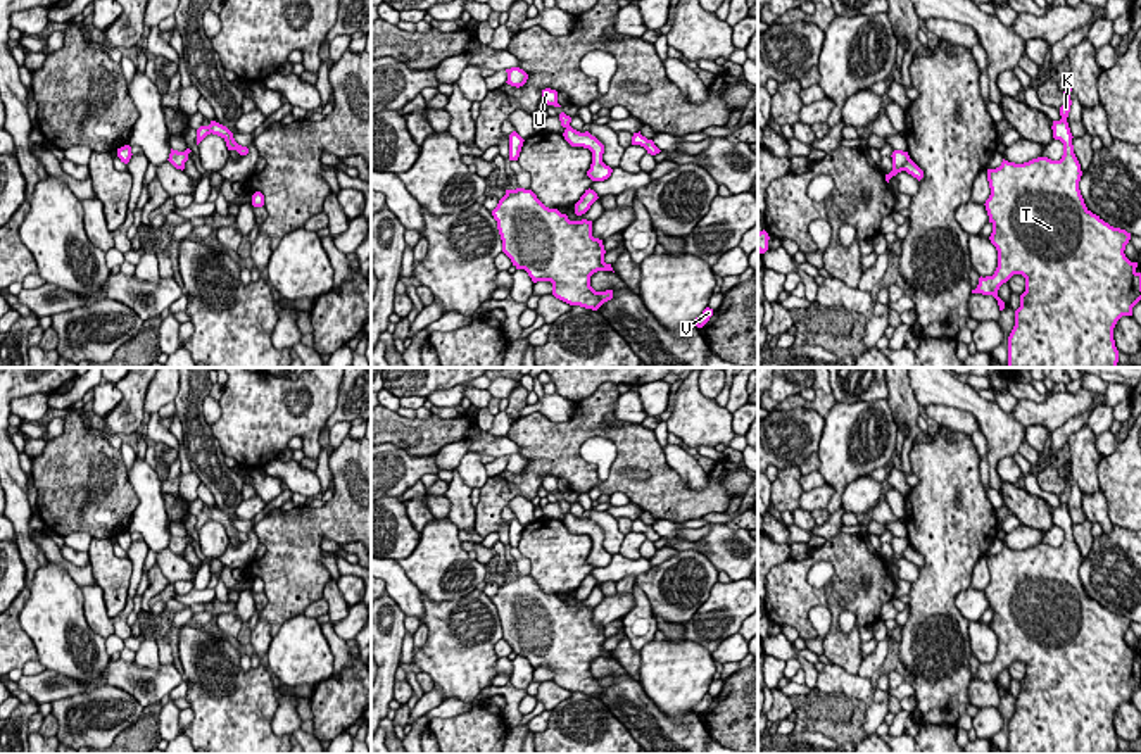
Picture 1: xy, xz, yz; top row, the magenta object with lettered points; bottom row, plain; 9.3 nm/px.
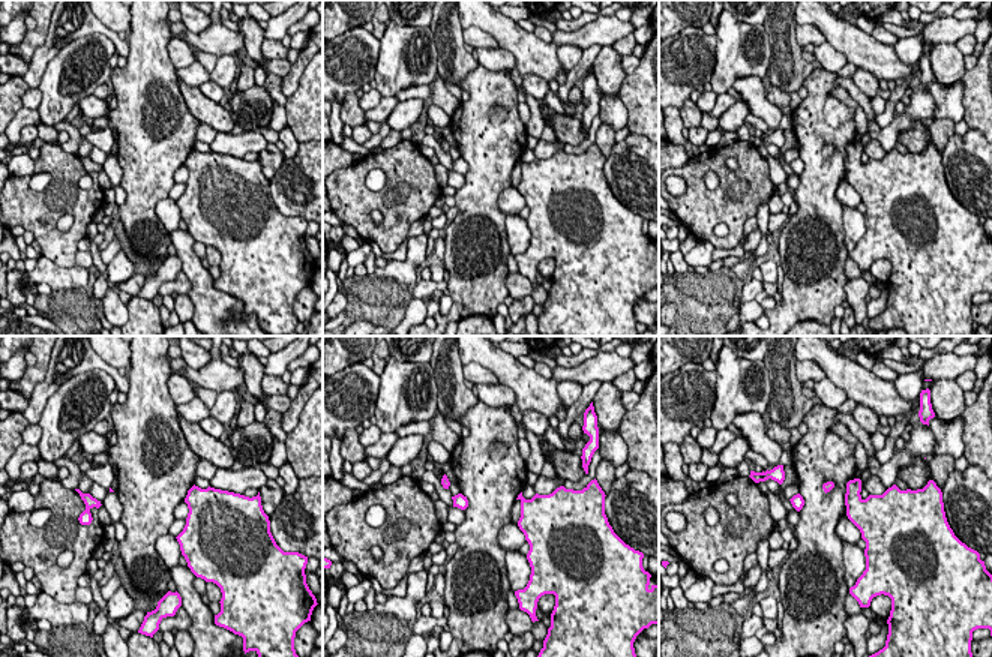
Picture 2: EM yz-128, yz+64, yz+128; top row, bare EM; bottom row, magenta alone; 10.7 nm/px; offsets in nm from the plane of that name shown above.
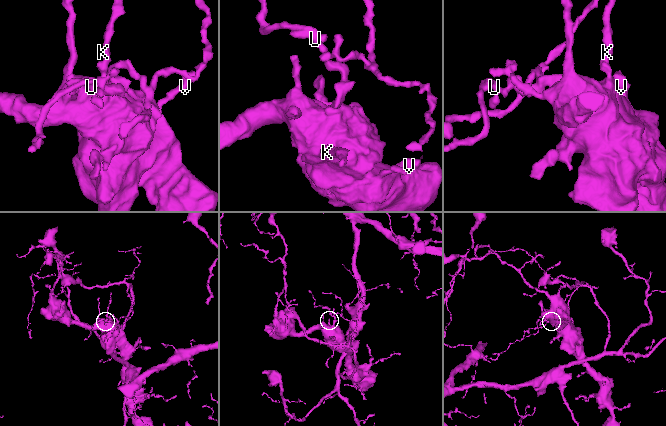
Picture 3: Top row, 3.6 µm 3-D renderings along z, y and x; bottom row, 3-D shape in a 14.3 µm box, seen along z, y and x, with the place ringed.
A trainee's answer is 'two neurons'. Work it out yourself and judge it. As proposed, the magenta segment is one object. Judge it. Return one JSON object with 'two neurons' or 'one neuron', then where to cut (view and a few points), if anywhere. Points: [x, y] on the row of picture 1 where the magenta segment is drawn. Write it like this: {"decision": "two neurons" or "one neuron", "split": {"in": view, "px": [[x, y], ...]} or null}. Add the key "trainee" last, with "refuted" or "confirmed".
{"decision": "two neurons", "split": {"in": "yz", "px": [[908, 157], [901, 169]]}, "trainee": "confirmed"}

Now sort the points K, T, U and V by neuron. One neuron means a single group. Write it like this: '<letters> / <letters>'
K T V / U

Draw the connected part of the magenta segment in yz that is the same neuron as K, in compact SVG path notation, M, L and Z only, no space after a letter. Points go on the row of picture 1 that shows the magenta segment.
M1070 74L1065 78L1069 90L1063 91L1065 104L1060 107L1060 121L1053 121L1053 138L1063 143L1060 160L1037 157L1024 164L1003 159L996 169L987 169L991 195L986 210L993 233L991 243L998 250L998 267L993 276L979 278L972 293L993 295L999 311L1005 302L998 290L1013 274L1025 278L1025 292L1020 295L1020 307L1015 311L1015 326L1008 336L1008 368L1117 368L1119 350L1113 340L1113 328L1122 316L1132 316L1132 307L1141 300L1141 273L1138 262L1131 262L1124 250L1131 233L1113 228L1100 216L1093 214L1081 195L1081 164L1074 154L1072 133L1067 123L1070 112Z

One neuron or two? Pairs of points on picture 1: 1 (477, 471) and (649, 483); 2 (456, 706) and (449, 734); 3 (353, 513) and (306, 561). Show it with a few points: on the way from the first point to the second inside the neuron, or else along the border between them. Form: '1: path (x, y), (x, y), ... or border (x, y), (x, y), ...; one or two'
1: border (489, 477), (480, 489); two
2: border (473, 706), (453, 716), (434, 716), (430, 720); two
3: path (337, 520), (328, 521), (306, 546); one

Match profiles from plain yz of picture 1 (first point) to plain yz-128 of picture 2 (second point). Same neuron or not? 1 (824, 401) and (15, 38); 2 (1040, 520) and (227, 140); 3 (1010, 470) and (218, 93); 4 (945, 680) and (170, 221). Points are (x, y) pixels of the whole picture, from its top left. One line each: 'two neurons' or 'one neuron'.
1: two neurons
2: two neurons
3: one neuron
4: two neurons

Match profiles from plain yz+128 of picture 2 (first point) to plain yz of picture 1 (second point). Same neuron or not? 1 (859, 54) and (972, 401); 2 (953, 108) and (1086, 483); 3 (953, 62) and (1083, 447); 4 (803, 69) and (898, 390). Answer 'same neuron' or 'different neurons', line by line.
1: same neuron
2: different neurons
3: same neuron
4: same neuron

